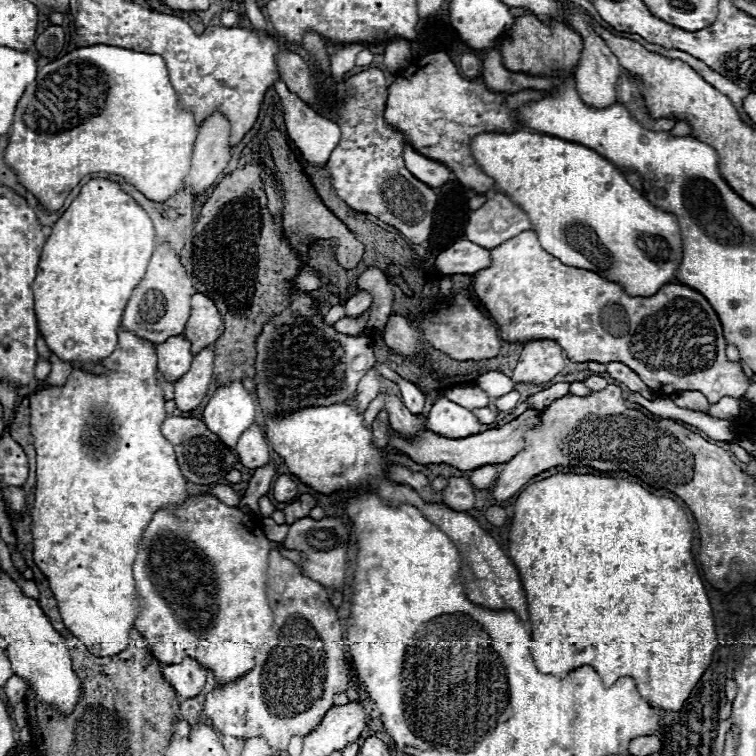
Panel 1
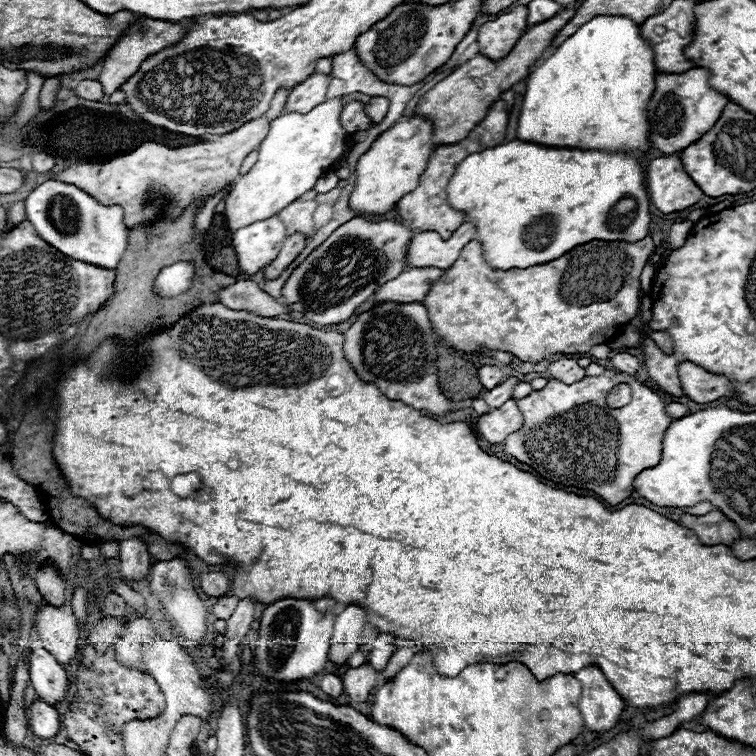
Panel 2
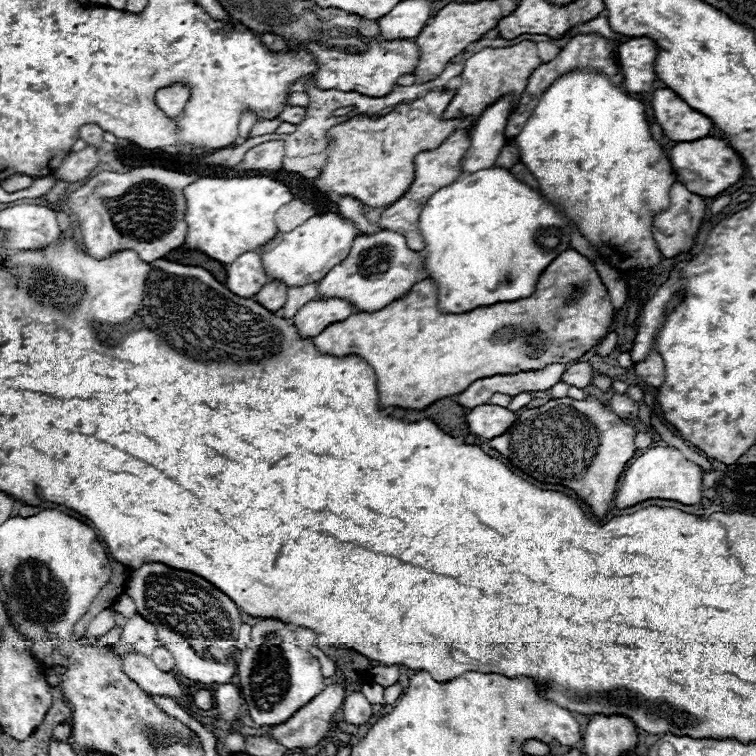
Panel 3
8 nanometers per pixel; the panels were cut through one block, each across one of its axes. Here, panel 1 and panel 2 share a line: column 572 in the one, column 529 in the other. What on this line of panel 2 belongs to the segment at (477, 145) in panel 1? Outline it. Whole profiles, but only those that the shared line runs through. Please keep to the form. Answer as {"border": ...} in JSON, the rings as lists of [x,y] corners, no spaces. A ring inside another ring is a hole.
{"border":[[[512,140],[506,144],[498,144],[494,148],[488,148],[484,152],[476,152],[470,154],[468,158],[464,158],[456,172],[452,174],[448,186],[448,204],[454,210],[460,210],[466,214],[466,222],[474,222],[476,224],[476,234],[478,234],[478,242],[482,244],[482,252],[484,252],[484,260],[488,262],[490,268],[494,270],[510,270],[510,268],[530,268],[536,264],[544,264],[550,260],[556,260],[560,256],[564,256],[564,252],[570,252],[574,246],[578,244],[586,244],[592,240],[622,240],[622,242],[638,242],[642,238],[646,238],[650,234],[650,202],[648,202],[648,194],[644,188],[644,178],[642,178],[642,166],[630,158],[630,156],[622,156],[622,154],[608,154],[608,152],[598,152],[598,150],[568,150],[568,148],[548,148],[548,146],[538,146],[532,142],[522,142],[522,140]]]}

